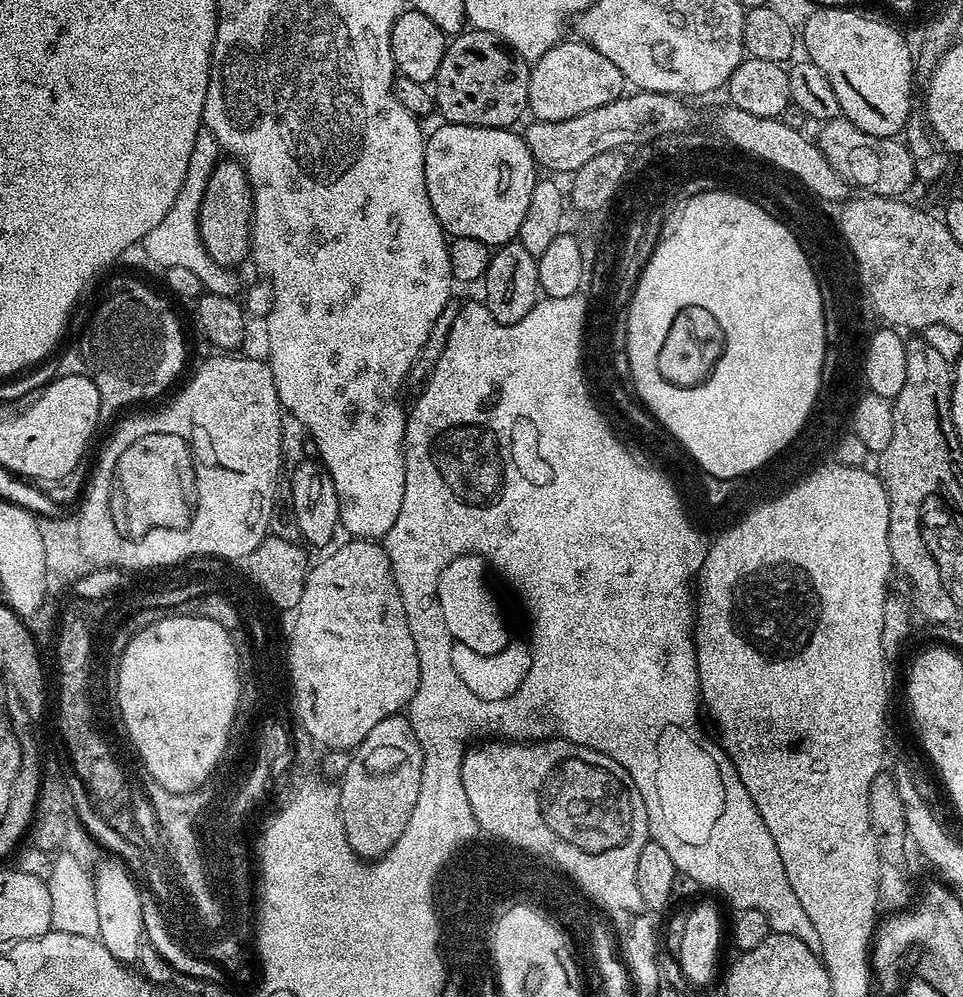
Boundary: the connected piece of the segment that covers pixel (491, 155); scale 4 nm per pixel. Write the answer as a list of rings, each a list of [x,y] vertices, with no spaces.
[[[441,123],[441,128],[436,128],[424,142],[424,173],[426,174],[426,194],[430,198],[430,206],[438,218],[438,222],[444,227],[449,237],[478,238],[478,242],[489,246],[511,244],[520,235],[522,218],[526,218],[526,206],[530,206],[530,194],[534,190],[538,179],[538,165],[532,159],[528,144],[524,141],[519,131],[507,128],[475,128],[474,126],[462,126],[461,124]]]

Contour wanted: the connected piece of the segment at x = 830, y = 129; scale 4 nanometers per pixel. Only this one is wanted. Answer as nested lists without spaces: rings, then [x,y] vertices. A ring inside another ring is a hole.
[[[843,115],[823,121],[819,128],[820,153],[843,180],[857,180],[859,185],[867,185],[870,190],[897,198],[903,197],[903,192],[911,184],[917,183],[914,156],[907,143],[890,136],[866,134],[858,126],[854,126],[854,122],[845,120]]]

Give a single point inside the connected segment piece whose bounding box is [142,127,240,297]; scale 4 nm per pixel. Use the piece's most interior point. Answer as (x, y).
(176, 241)

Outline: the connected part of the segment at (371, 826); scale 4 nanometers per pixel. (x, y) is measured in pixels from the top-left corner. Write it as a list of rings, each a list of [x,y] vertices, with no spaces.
[[[393,714],[382,718],[361,744],[355,745],[354,751],[348,756],[348,765],[343,776],[338,780],[340,794],[340,818],[344,823],[344,833],[352,836],[352,844],[360,848],[360,852],[380,852],[384,844],[392,841],[392,836],[400,833],[400,824],[414,810],[414,802],[418,802],[418,790],[422,786],[422,766],[424,752],[416,740],[416,734],[409,717],[404,714]]]

